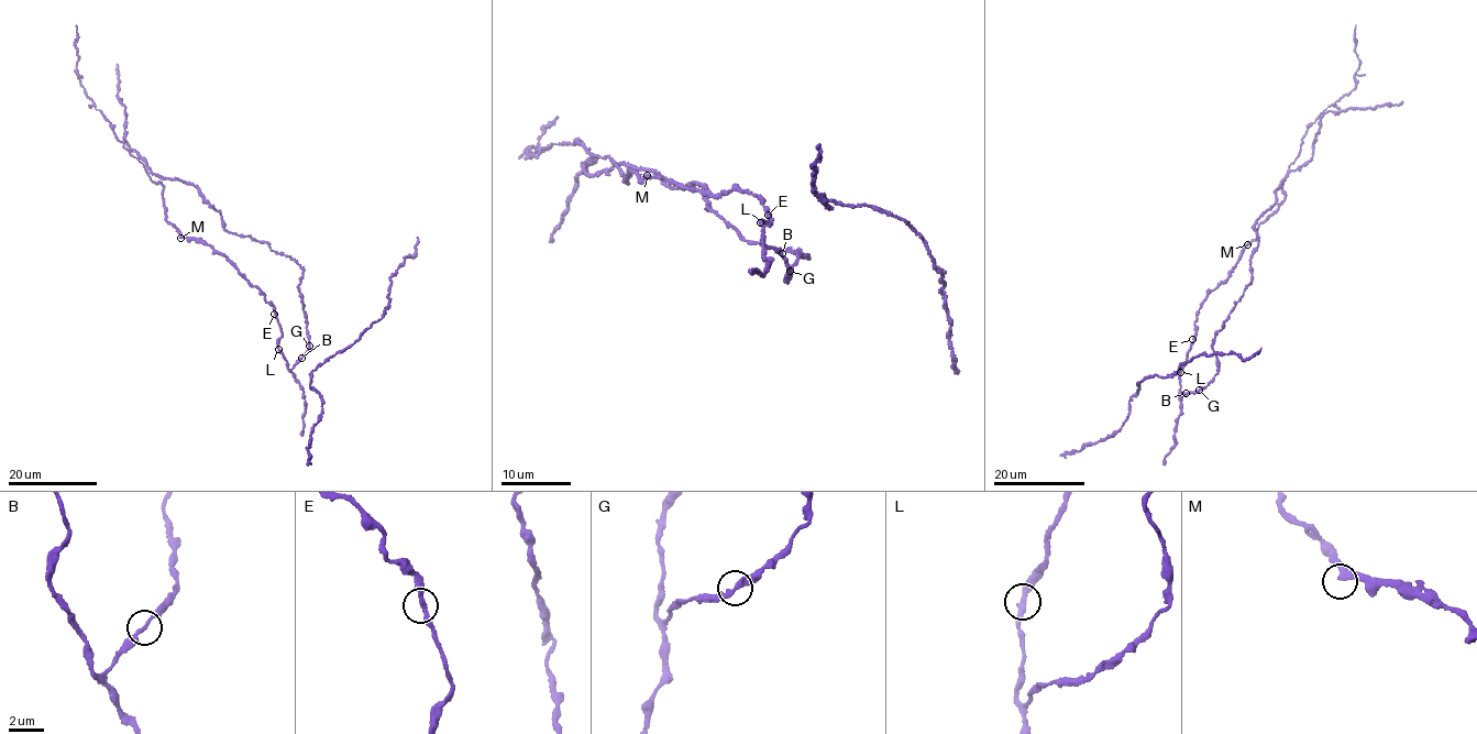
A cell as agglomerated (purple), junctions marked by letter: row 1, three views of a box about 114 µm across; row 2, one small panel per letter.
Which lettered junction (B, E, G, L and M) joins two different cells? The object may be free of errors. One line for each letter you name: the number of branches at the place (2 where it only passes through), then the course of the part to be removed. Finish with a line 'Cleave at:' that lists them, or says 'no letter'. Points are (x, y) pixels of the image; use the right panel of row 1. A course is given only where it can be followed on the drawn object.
Cleave at: no letter

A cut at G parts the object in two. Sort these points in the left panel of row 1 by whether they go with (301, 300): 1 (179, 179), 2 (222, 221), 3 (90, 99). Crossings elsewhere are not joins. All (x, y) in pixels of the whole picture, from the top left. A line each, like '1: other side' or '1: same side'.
1: same side
2: same side
3: other side

